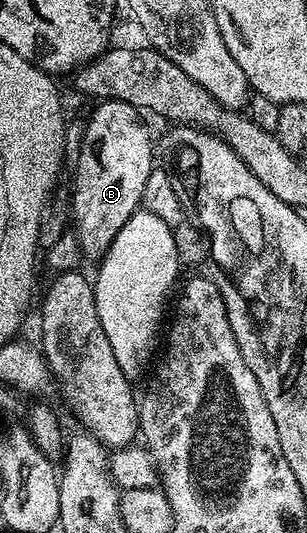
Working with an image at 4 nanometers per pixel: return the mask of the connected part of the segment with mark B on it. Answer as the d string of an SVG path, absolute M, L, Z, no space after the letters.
M108 99L97 104L98 108L90 115L86 123L86 132L82 135L82 152L78 155L78 168L74 171L74 227L73 234L80 241L83 256L101 257L116 241L116 233L124 229L135 211L143 206L146 198L146 183L150 174L156 170L154 163L154 143L150 140L150 131L142 124L143 116L131 103L122 103L119 99Z

